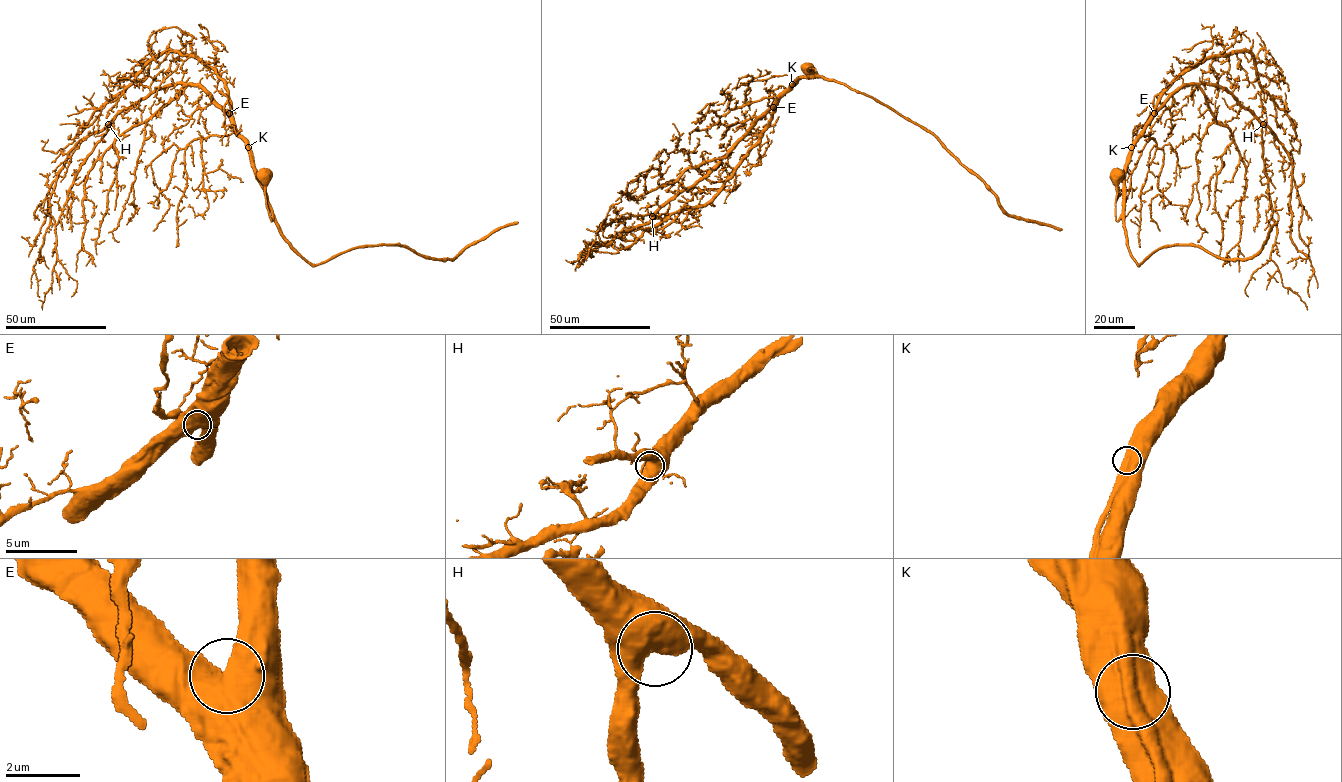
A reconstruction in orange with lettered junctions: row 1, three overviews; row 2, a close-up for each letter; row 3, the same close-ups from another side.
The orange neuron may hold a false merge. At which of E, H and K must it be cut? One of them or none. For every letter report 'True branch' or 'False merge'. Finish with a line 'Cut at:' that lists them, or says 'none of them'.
E: True branch
H: True branch
K: True branch
Cut at: none of them

